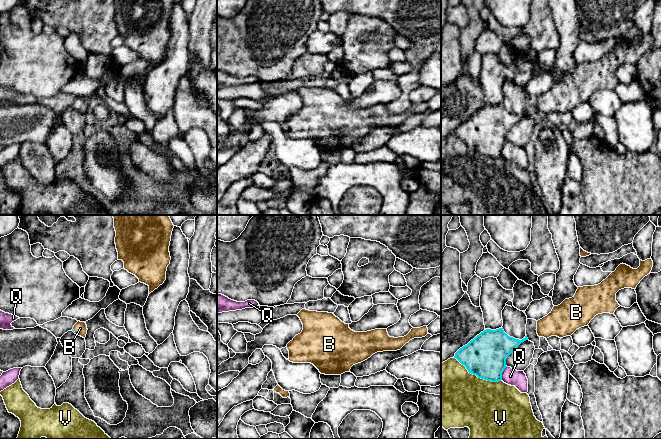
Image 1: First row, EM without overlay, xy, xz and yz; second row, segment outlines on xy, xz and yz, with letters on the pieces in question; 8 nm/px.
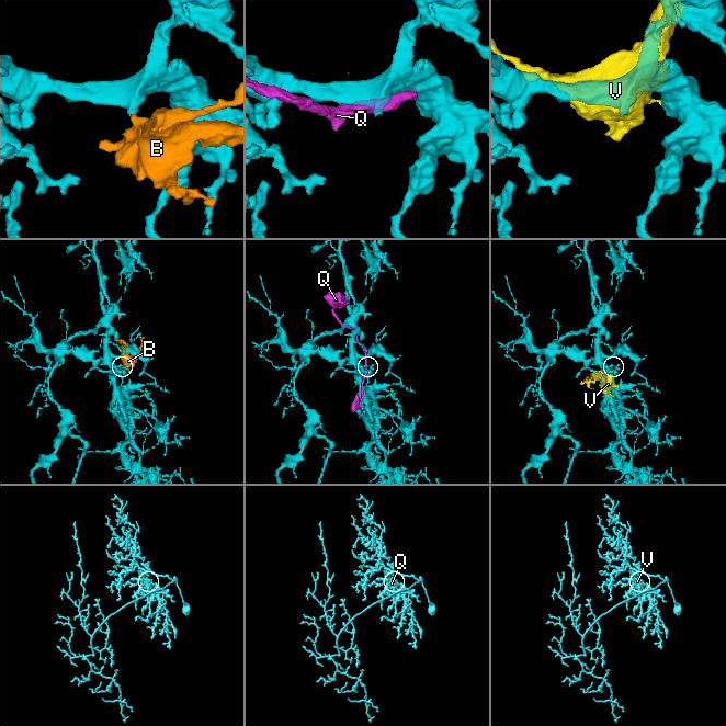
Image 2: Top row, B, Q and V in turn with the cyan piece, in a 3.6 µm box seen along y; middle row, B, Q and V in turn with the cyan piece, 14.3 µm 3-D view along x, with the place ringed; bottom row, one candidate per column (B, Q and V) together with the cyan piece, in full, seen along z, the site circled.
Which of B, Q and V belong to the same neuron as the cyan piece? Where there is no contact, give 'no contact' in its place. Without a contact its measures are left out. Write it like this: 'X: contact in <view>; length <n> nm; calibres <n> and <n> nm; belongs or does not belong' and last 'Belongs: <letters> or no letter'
B: contact in xy; length 40 nm; calibres 20 and 110 nm; belongs
Q: contact in yz; length 120 nm; calibres 340 and 130 nm; does not belong
V: contact in yz; length 440 nm; calibres 340 and 480 nm; does not belong
Belongs: B

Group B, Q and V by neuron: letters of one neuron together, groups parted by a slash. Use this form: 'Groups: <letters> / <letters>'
Groups: B / Q / V

